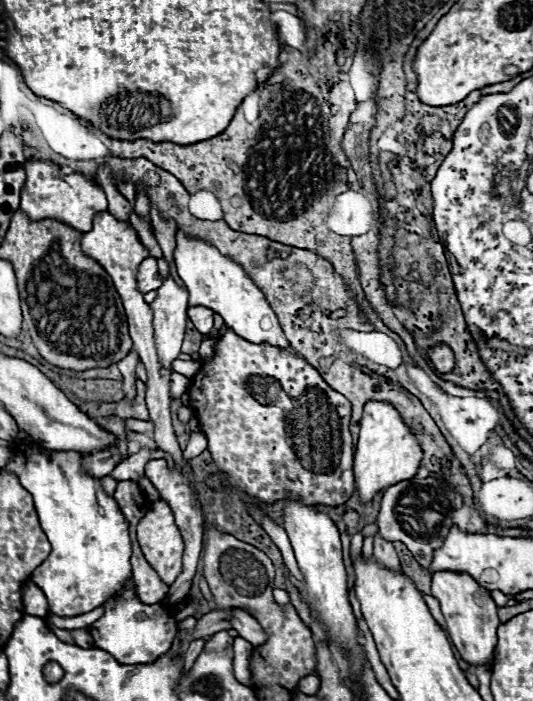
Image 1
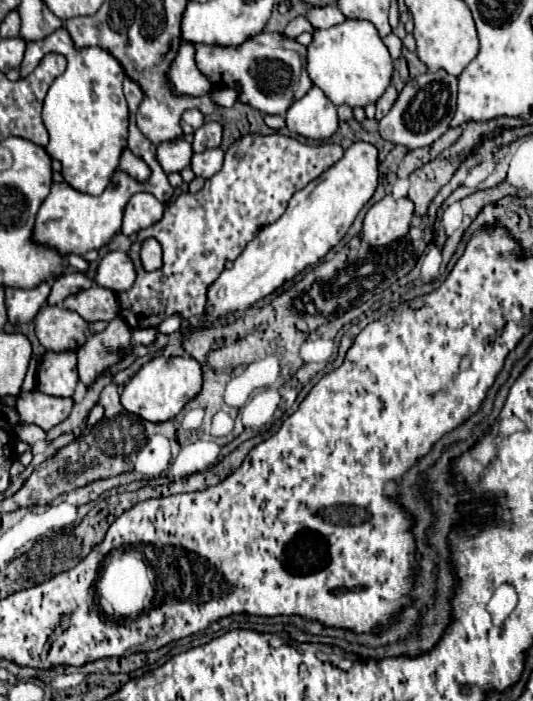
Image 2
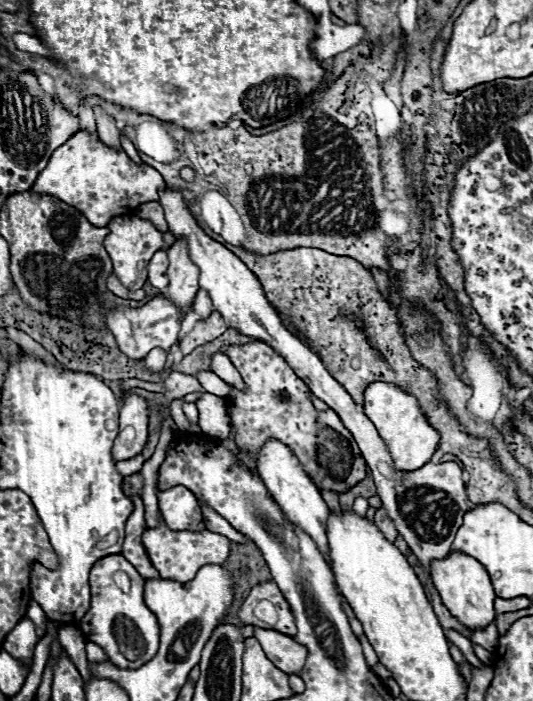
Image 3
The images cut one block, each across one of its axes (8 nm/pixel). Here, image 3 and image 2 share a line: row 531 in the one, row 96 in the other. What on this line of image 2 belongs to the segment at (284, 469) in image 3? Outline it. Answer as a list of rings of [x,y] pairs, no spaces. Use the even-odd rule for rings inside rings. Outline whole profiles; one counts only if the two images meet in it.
[[[312,86],[306,96],[292,102],[288,112],[284,114],[284,120],[290,132],[314,140],[324,140],[338,128],[336,106],[324,96],[318,86]]]

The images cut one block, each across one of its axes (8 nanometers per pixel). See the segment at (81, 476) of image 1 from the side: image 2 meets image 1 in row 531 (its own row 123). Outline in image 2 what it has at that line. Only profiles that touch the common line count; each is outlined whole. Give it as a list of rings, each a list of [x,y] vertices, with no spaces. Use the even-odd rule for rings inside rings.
[[[58,28],[56,32],[52,32],[50,36],[36,40],[36,42],[26,42],[26,52],[24,52],[24,60],[20,66],[22,76],[30,74],[38,62],[46,56],[46,54],[62,54],[68,62],[66,70],[62,76],[58,76],[46,98],[44,98],[44,108],[42,108],[42,120],[44,126],[50,134],[50,142],[46,146],[46,154],[54,160],[58,160],[62,164],[62,176],[64,182],[68,186],[72,186],[78,192],[90,194],[90,196],[100,196],[104,192],[104,188],[108,186],[122,150],[126,148],[126,136],[128,136],[128,106],[126,106],[126,98],[122,92],[122,80],[124,80],[124,68],[120,66],[120,62],[104,48],[82,48],[76,50],[72,46],[72,38],[68,34],[66,28]]]

